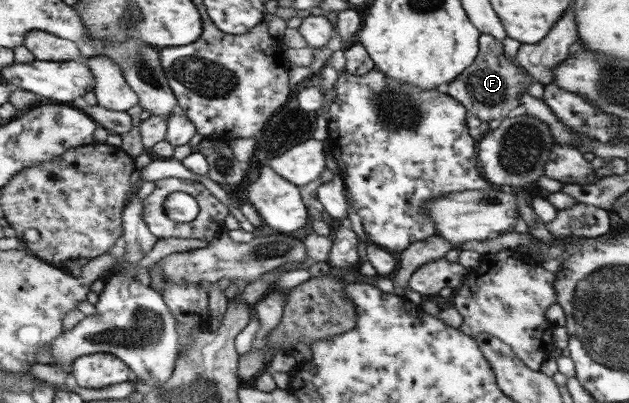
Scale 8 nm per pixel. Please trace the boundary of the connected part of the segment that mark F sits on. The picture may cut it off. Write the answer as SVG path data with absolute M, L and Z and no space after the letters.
M489 34L478 36L478 51L474 61L453 80L450 80L442 89L460 102L467 114L473 114L480 122L495 124L498 118L505 117L513 108L517 108L518 96L526 90L533 80L527 74L522 74L513 63L503 55L499 40Z

